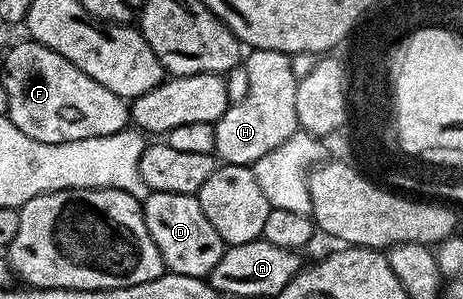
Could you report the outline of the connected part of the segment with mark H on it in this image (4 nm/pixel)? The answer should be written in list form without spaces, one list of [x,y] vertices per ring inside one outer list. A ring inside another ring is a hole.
[[[251,50],[245,56],[244,65],[248,69],[248,93],[244,101],[232,103],[224,117],[220,117],[214,124],[214,155],[223,164],[235,163],[248,167],[260,161],[264,153],[272,153],[276,145],[284,145],[288,137],[299,131],[296,117],[296,89],[299,80],[296,73],[292,73],[292,61],[285,51]]]

